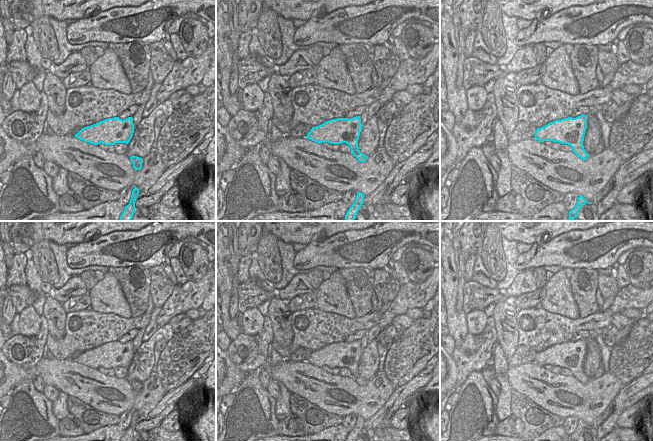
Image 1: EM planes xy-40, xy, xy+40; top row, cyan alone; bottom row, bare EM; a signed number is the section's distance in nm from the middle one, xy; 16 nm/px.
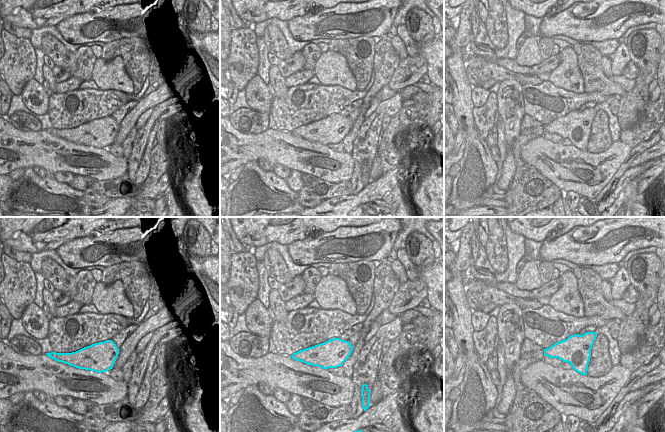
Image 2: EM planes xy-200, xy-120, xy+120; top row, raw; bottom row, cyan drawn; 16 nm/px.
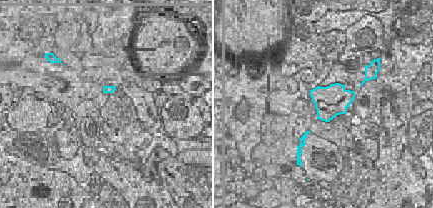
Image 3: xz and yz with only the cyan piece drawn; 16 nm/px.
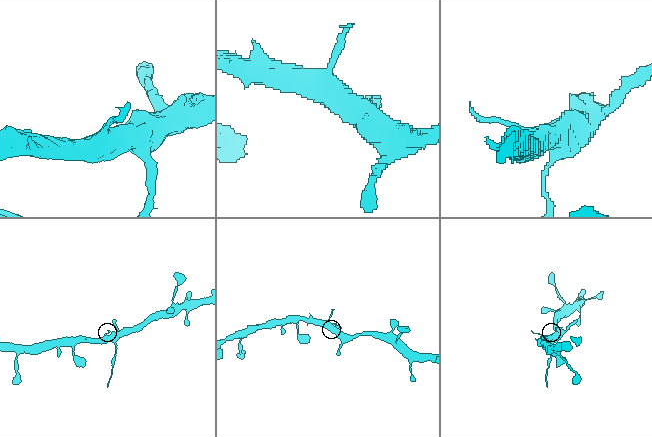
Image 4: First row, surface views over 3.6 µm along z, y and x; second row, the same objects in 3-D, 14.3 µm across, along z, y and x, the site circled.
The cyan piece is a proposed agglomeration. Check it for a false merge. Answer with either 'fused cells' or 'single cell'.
fused cells

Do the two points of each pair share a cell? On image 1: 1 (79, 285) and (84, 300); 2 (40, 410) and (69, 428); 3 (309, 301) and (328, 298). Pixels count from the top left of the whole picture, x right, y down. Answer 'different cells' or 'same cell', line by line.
1: different cells
2: different cells
3: different cells

